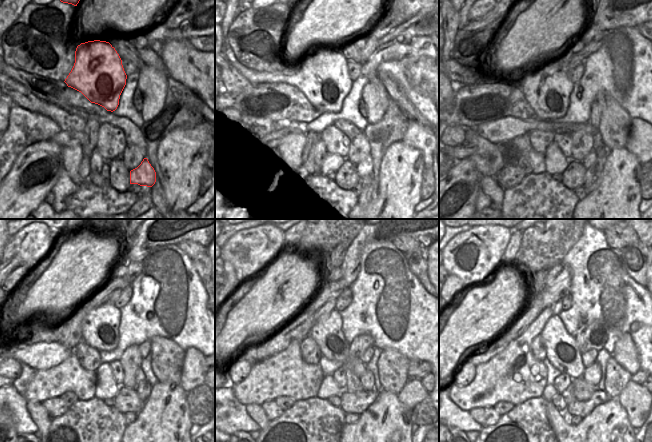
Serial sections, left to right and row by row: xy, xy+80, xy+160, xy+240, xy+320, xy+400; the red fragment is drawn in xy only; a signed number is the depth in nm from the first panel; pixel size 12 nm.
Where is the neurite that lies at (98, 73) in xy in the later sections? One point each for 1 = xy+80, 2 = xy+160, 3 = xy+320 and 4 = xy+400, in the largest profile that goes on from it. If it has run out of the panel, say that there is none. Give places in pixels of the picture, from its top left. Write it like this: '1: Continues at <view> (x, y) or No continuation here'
1: Continues at xy+80 (323, 78)
2: Continues at xy+160 (547, 90)
3: Continues at xy+320 (327, 332)
4: Continues at xy+400 (561, 350)

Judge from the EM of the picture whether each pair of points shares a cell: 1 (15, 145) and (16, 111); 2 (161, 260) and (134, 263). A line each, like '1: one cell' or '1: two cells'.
1: one cell
2: two cells

